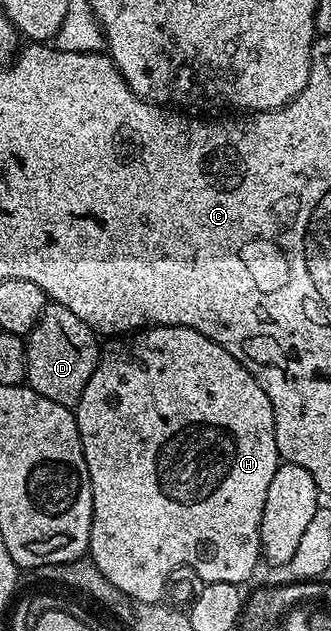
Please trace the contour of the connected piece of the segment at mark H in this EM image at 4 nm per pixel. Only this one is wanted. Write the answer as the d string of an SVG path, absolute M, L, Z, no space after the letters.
M150 326L144 330L138 330L132 334L126 334L120 338L113 338L108 341L109 344L100 349L97 365L91 374L91 378L87 382L87 390L83 390L83 398L77 403L75 415L77 418L77 429L79 430L79 438L83 446L83 454L87 462L87 470L89 471L89 481L93 487L93 521L91 522L91 534L89 535L89 551L94 566L103 574L103 578L107 578L107 582L111 582L111 586L115 586L124 596L130 600L139 602L147 602L148 604L156 604L165 595L165 583L171 574L171 570L175 570L179 566L191 566L191 570L195 570L199 574L199 578L205 584L214 584L215 582L227 582L228 584L244 585L244 580L249 580L253 576L253 571L257 568L257 563L262 563L261 554L261 519L263 518L263 502L267 502L267 490L271 486L271 478L275 478L275 470L279 463L277 454L277 443L275 442L275 418L271 410L271 402L267 398L267 394L263 390L263 386L259 386L259 382L255 382L252 374L241 365L235 358L231 358L231 354L227 354L227 350L223 350L223 346L219 346L215 342L211 342L211 338L207 338L203 334L199 334L190 328L180 328L179 326L163 326L162 328Z

